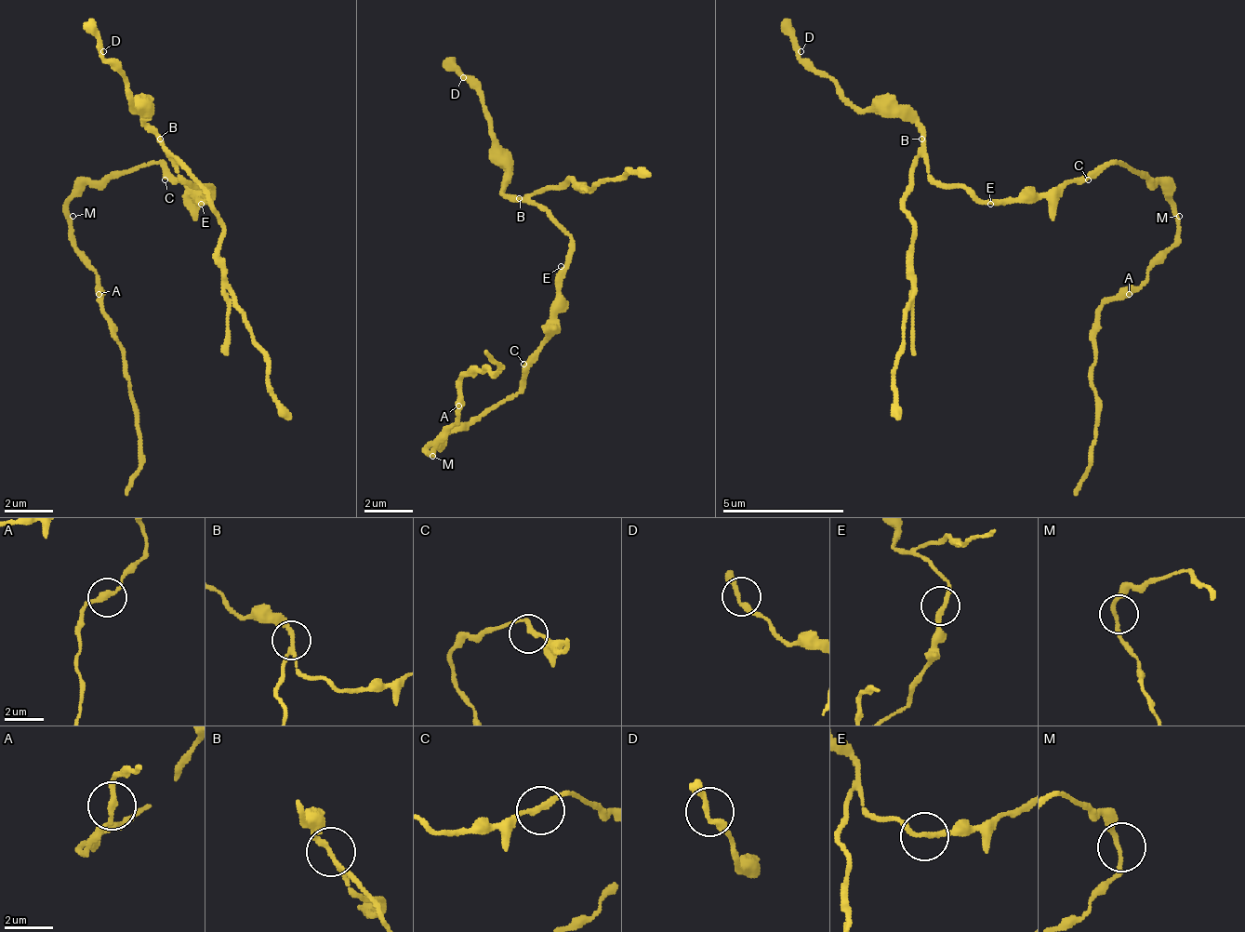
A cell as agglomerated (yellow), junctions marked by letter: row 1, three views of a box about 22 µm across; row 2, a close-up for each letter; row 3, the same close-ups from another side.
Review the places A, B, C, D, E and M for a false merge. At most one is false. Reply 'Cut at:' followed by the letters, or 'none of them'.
Cut at: B

